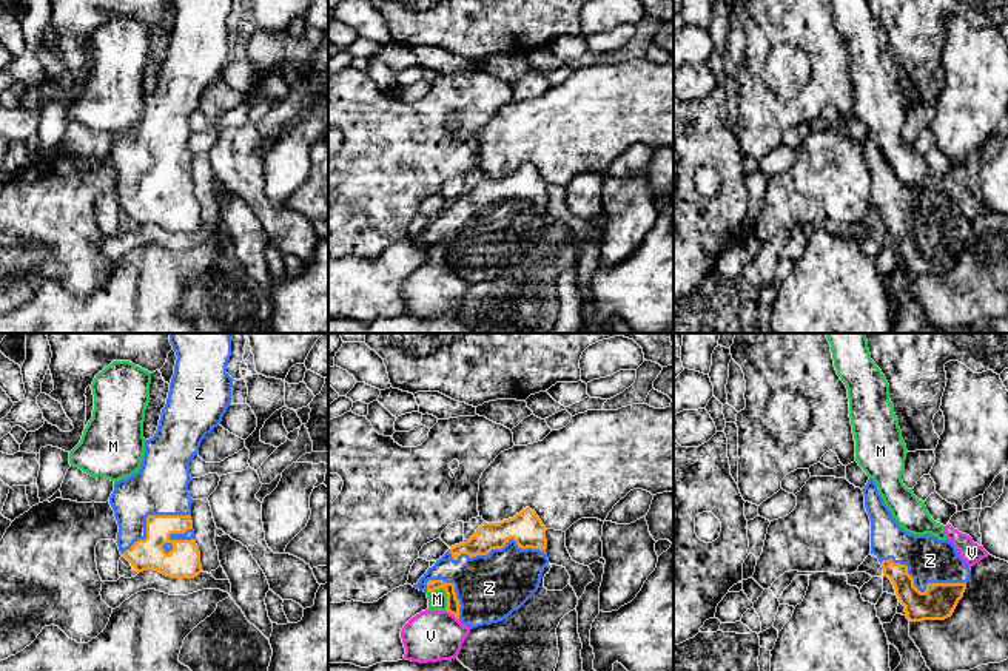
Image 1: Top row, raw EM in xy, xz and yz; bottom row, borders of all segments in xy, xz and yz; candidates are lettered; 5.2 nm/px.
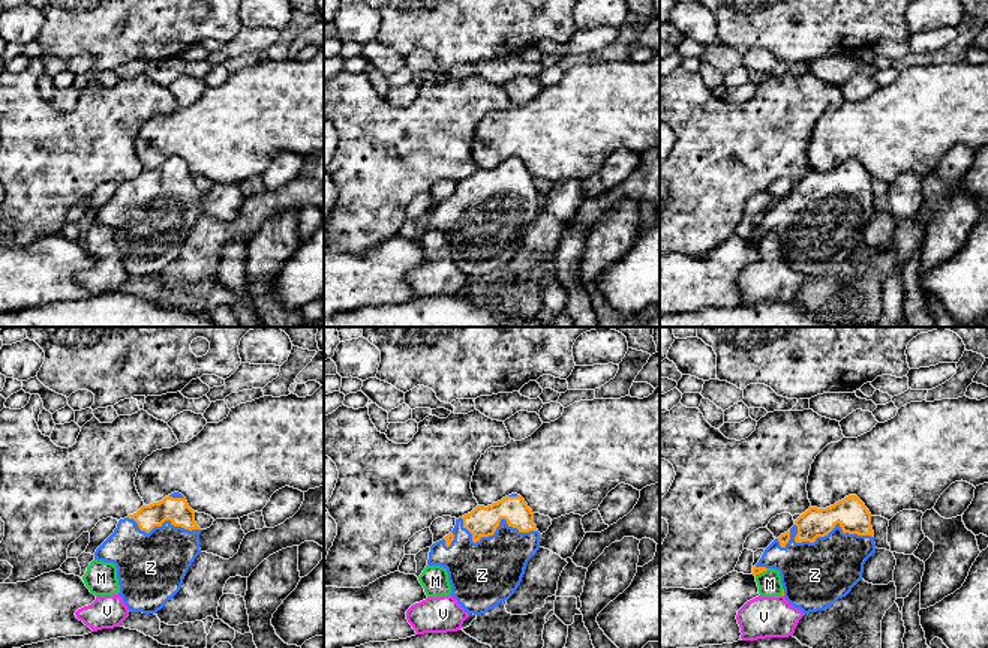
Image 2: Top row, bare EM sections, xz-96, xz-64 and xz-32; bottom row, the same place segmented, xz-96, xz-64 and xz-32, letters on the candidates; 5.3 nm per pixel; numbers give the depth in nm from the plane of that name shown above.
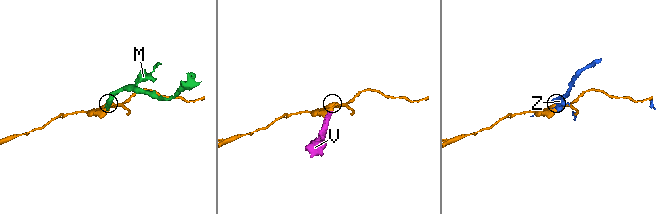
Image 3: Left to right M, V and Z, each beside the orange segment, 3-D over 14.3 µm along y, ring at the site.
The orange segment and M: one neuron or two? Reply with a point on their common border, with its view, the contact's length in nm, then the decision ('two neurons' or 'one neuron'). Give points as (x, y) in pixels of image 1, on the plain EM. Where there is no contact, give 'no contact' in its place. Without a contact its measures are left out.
xz (446, 246) | 140 nm | two neurons

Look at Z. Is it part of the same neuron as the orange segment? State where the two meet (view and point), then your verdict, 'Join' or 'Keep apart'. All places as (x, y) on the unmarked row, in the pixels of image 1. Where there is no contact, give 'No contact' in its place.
Touches orange at xz (495, 202). Join

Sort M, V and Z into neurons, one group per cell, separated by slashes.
M V / Z

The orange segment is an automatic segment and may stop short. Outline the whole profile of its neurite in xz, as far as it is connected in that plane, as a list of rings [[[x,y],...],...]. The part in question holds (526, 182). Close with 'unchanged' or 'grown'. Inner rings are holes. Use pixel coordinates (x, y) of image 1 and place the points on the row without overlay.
[[[530,162],[499,177],[484,176],[413,242],[424,247],[444,242],[445,265],[470,282],[502,276],[539,242],[549,219],[546,185]]] | grown

